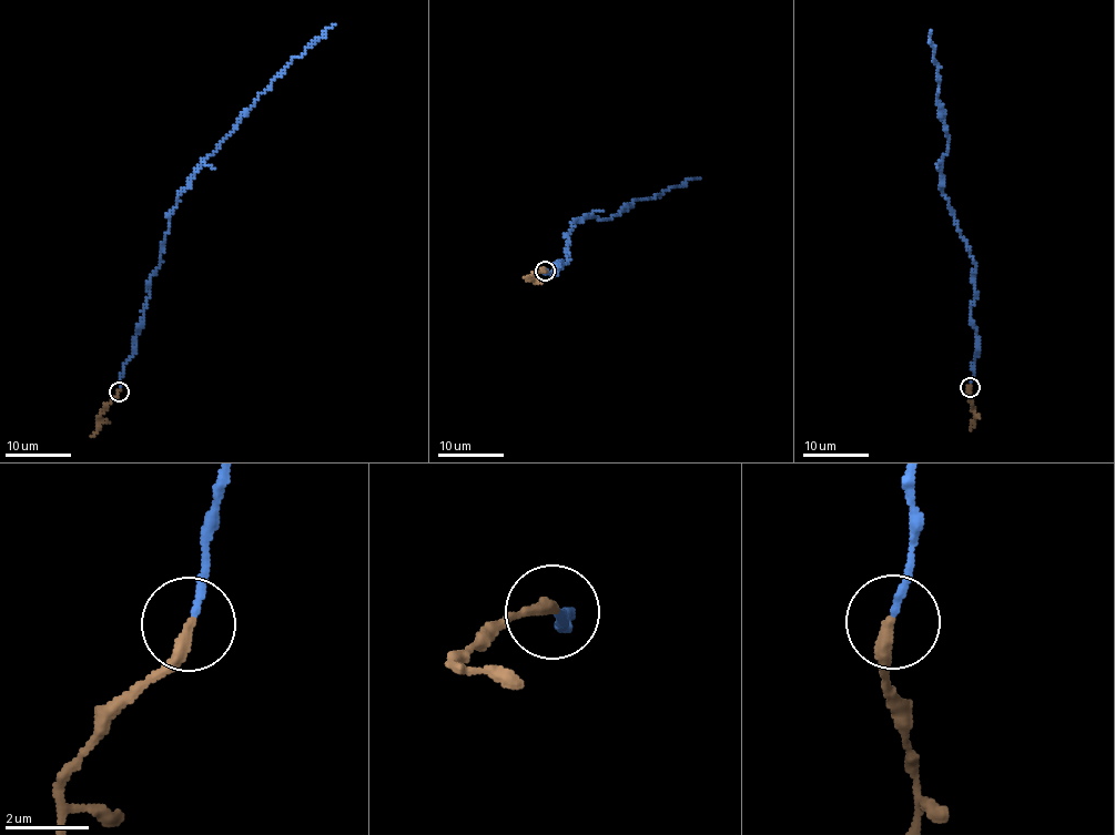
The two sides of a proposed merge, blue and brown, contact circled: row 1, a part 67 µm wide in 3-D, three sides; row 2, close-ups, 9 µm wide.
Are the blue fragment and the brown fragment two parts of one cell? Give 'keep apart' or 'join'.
keep apart

